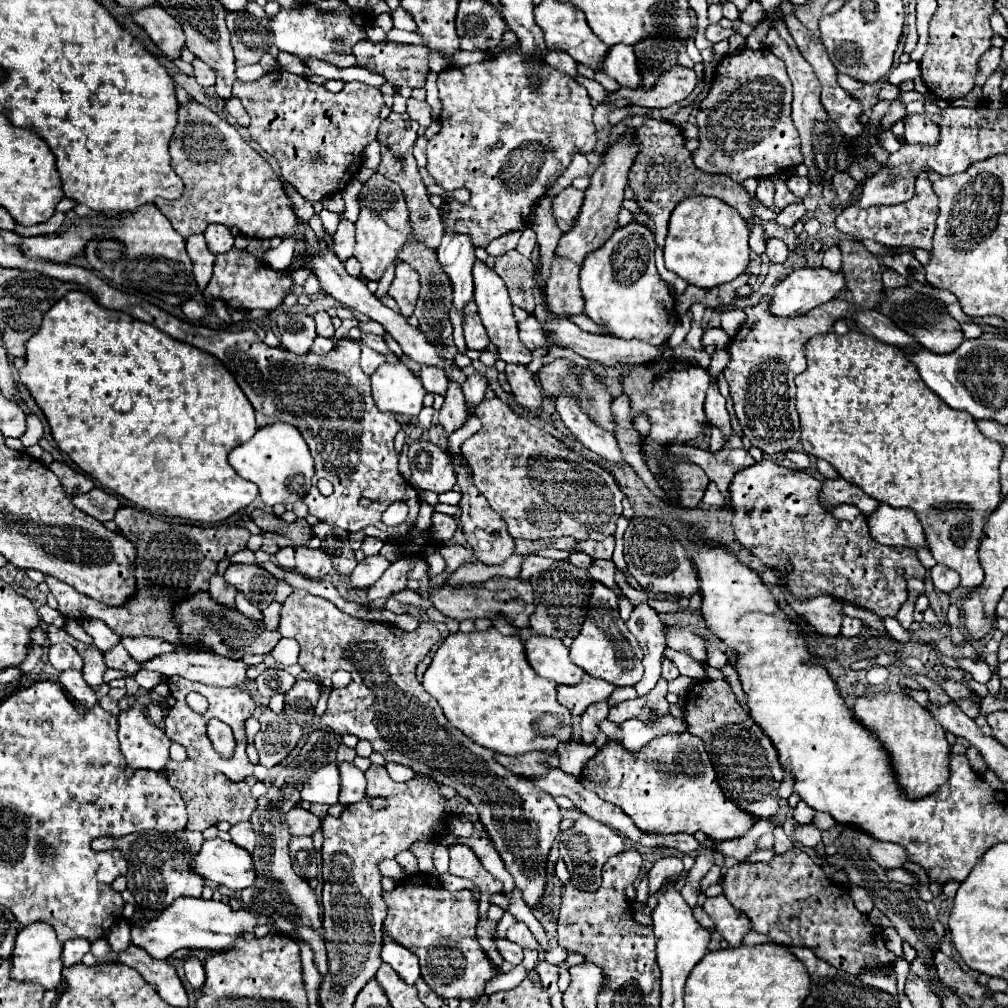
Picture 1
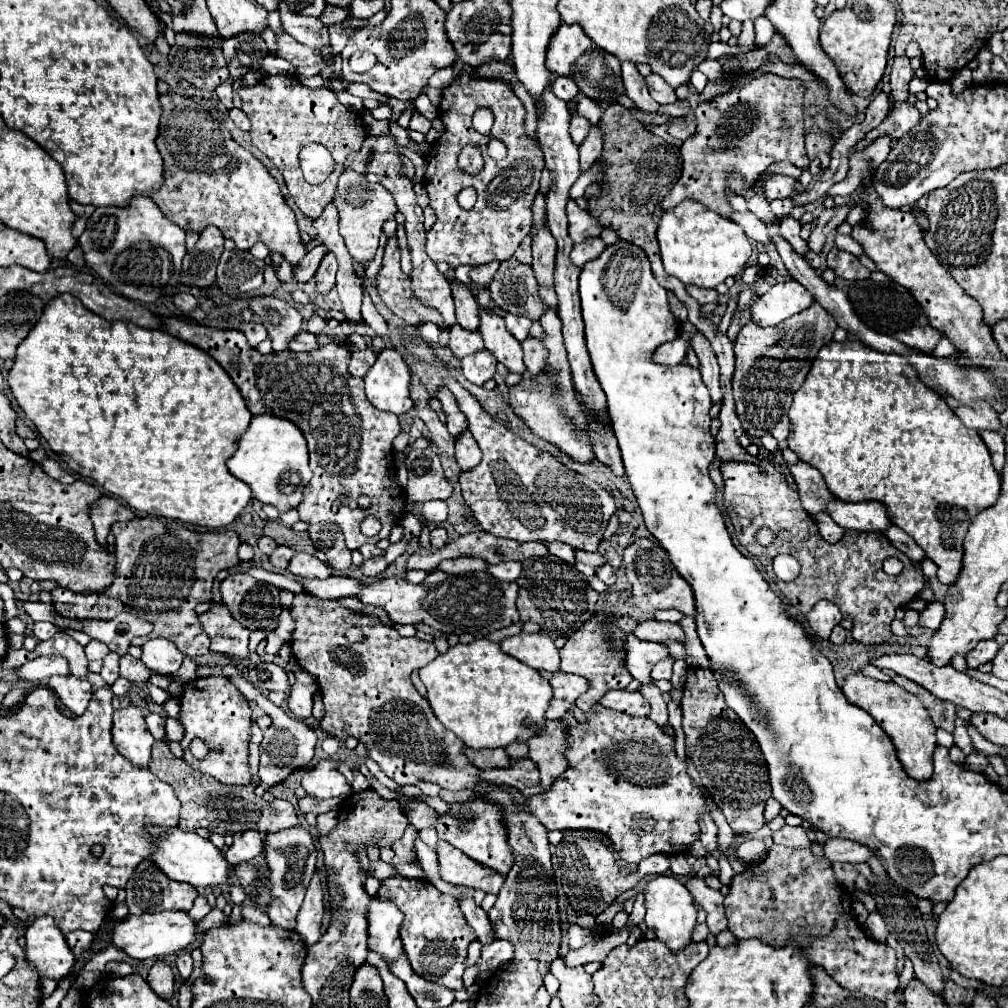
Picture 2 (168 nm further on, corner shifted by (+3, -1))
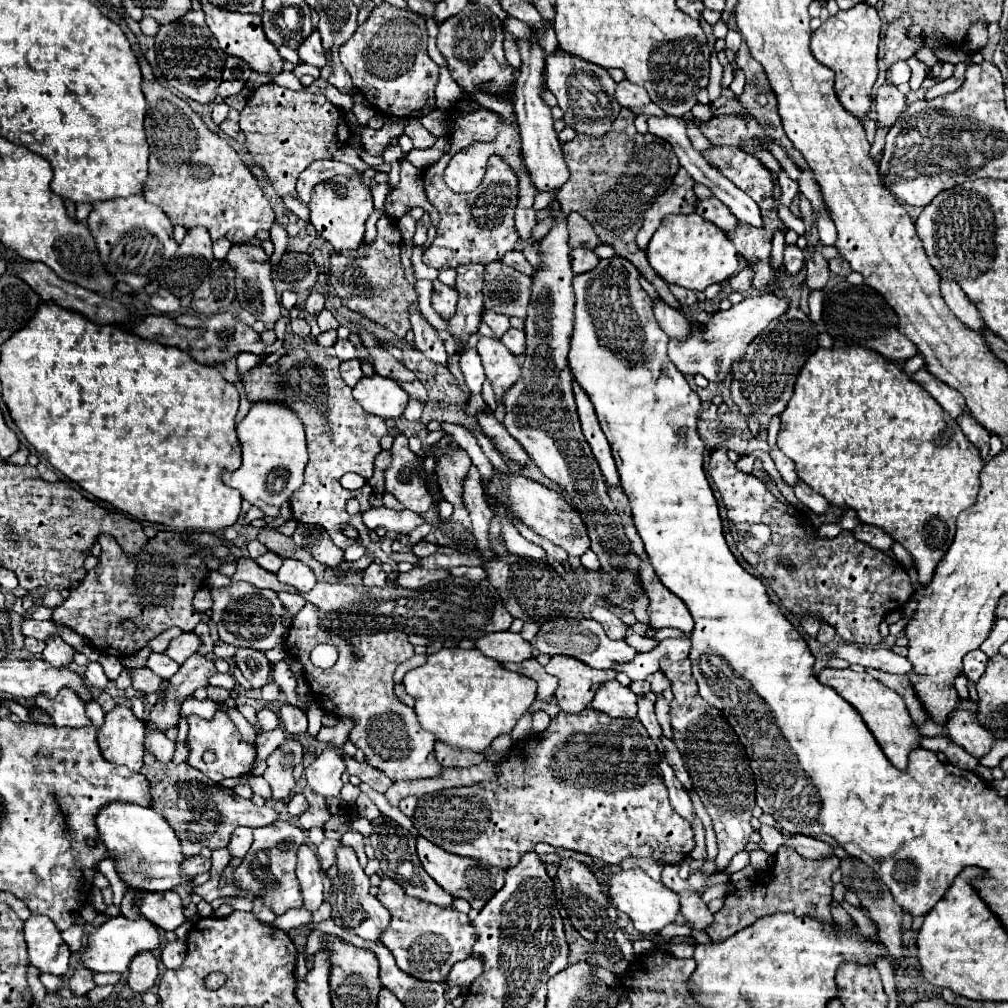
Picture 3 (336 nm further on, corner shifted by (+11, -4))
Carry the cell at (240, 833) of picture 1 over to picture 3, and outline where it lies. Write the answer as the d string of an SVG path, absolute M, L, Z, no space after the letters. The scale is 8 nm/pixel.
M237 828L227 846L229 854L241 860L249 852L249 848L251 848L251 828Z

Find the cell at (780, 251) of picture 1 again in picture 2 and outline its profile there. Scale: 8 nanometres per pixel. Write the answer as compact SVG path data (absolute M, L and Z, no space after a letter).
M733 211L729 219L735 221L737 225L741 225L743 231L745 231L745 235L747 235L749 239L759 241L759 243L763 243L763 245L769 245L769 243L771 243L769 235L767 235L767 227L765 227L765 223L763 223L759 217L755 217L753 213L749 213L749 211L745 211L745 213L737 213L737 211Z

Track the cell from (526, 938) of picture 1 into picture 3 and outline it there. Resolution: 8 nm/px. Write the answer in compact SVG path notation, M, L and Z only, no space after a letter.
M469 956L467 960L461 960L451 968L451 974L447 978L447 986L459 986L463 992L471 986L471 982L483 972L483 960L481 956Z

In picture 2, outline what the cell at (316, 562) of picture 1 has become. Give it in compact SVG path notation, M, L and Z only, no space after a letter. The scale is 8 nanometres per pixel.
M295 553L287 569L293 575L305 577L305 579L327 579L329 575L327 567L315 555L309 555L309 553Z

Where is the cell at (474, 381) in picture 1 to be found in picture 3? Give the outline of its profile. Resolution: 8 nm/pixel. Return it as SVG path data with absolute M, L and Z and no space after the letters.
M469 348L459 358L459 368L465 376L465 384L471 390L471 394L481 394L481 386L485 382L483 364L479 360L479 352L475 348Z

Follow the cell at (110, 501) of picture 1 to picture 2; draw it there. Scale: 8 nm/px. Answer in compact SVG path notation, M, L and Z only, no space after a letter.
M105 495L103 499L99 499L91 511L91 521L95 525L95 539L97 543L107 549L107 535L109 535L109 529L115 521L129 521L129 519L135 519L137 513L133 509L129 509L127 505L123 505L121 501L117 501L115 497L109 497Z

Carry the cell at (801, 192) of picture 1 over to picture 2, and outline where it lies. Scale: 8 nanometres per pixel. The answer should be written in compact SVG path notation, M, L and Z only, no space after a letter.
M769 175L763 181L763 195L767 201L773 199L785 199L791 195L791 191L797 189L797 181L793 177L785 177L785 175Z

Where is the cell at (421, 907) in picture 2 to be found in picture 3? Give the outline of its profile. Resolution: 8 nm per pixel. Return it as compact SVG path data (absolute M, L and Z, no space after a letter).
M391 878L381 880L377 898L391 912L391 924L387 932L383 932L381 942L393 952L397 966L403 972L419 980L443 984L453 964L471 956L471 948L475 944L475 932L467 914L461 914L451 908L439 908L437 904L407 896L403 888Z

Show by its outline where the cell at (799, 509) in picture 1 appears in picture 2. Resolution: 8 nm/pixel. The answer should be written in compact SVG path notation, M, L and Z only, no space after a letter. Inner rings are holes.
M727 461L721 463L721 473L725 481L725 507L737 529L737 541L763 563L765 571L769 573L769 577L773 577L773 581L777 581L775 585L791 601L791 605L797 607L801 613L809 613L817 601L831 601L841 609L843 619L853 619L853 641L863 645L889 643L893 637L891 621L895 619L895 611L911 603L925 587L923 573L913 565L913 561L909 561L907 555L895 549L883 533L845 535L843 541L839 541L837 545L829 545L827 541L823 541L813 517L801 507L799 493L791 489L785 483L785 477L767 461L759 461L755 465ZM747 497L757 499L757 515L751 515L751 511L747 511L747 505L741 505L741 501ZM761 527L771 529L771 545L761 545L757 541L757 531ZM779 553L793 555L801 565L799 577L791 583L783 583L773 575L771 563ZM887 557L897 557L903 563L901 575L893 577L881 569L881 563Z

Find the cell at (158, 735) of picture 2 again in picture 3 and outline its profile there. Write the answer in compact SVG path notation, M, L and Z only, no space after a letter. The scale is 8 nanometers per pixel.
M149 730L145 736L145 748L159 760L169 762L175 752L175 742L171 742L161 730Z

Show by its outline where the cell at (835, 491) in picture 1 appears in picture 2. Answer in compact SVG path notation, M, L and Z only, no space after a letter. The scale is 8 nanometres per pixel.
M803 461L789 463L787 467L797 483L797 491L799 491L803 509L807 509L807 513L811 513L811 515L825 511L827 503L833 501L835 495L831 495L829 489L825 489L825 481L823 481L821 473L813 465L807 465Z

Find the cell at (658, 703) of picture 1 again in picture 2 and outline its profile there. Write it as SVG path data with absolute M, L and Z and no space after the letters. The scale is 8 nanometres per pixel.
M611 689L605 693L605 697L599 703L603 703L607 709L627 713L633 717L649 717L649 703L643 699L639 691Z

